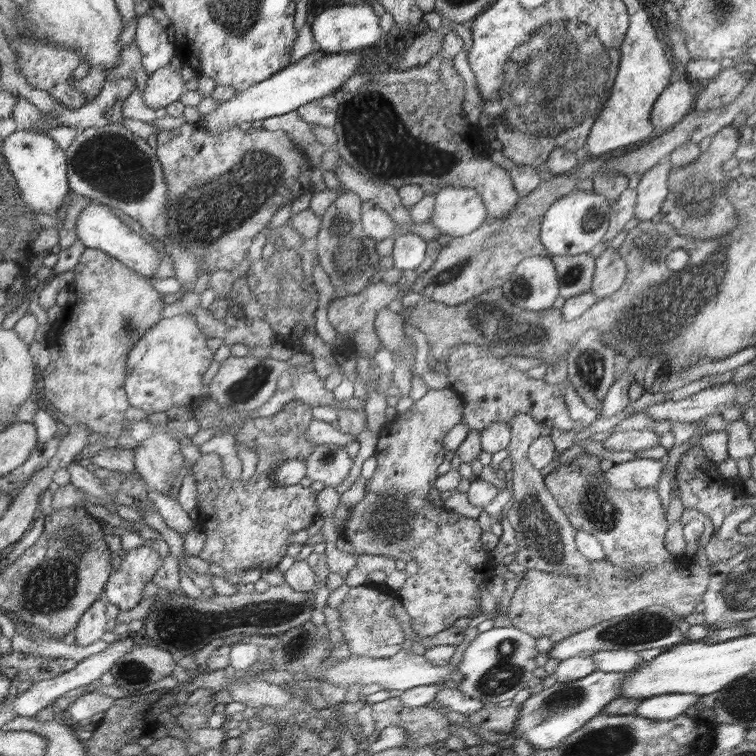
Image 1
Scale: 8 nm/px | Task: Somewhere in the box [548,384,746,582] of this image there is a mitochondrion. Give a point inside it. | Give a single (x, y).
(596, 505)

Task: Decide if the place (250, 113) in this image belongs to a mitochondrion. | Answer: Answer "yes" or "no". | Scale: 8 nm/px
no

